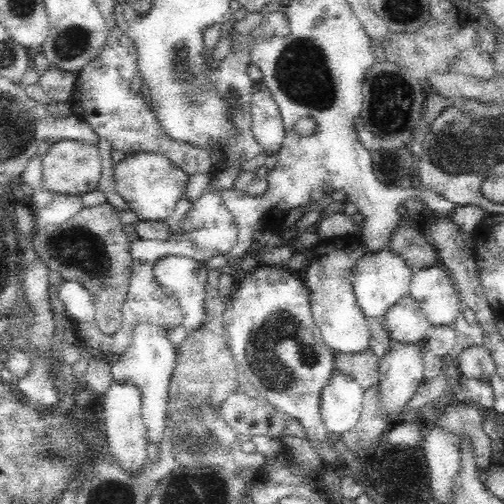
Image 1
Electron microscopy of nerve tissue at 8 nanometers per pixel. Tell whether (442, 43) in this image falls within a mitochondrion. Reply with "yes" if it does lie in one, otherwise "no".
no

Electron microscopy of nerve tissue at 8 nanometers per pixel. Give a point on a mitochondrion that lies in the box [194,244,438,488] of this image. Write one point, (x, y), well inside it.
(268, 368)

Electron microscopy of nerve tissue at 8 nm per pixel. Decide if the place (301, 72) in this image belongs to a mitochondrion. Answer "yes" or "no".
yes

